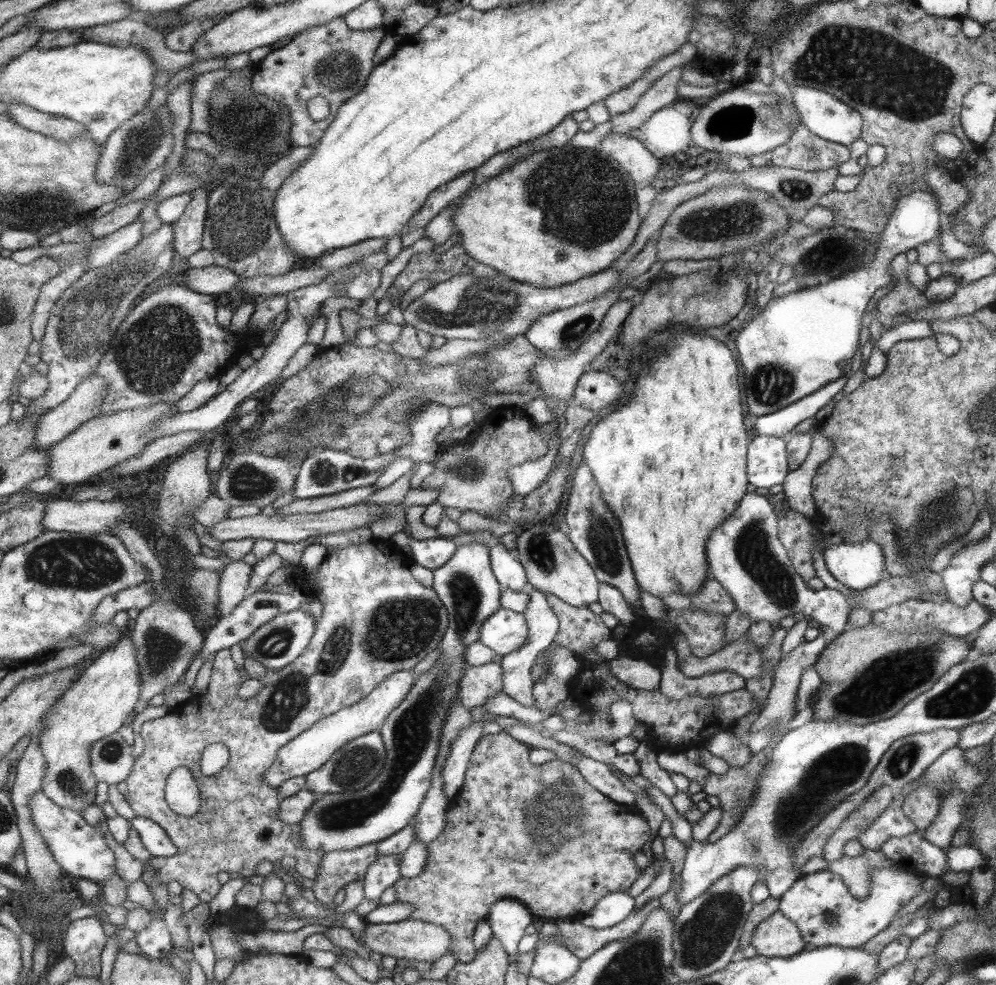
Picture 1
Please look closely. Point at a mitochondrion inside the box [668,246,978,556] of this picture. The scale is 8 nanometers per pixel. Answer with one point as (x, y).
(943, 514)

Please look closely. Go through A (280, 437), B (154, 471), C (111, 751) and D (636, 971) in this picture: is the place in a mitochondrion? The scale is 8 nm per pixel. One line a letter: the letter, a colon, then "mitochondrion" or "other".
A: mitochondrion
B: other
C: mitochondrion
D: mitochondrion

